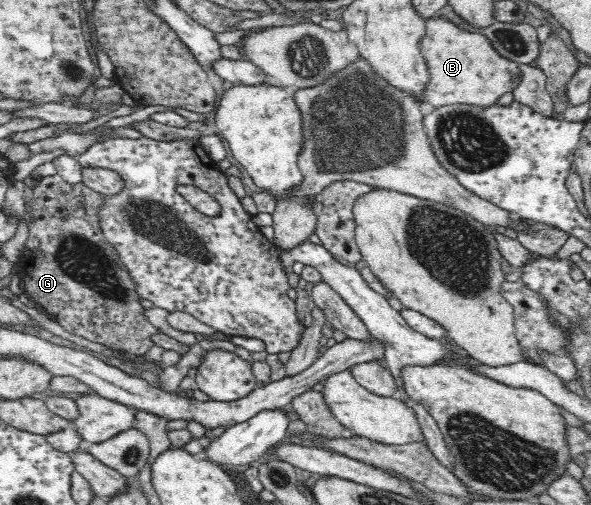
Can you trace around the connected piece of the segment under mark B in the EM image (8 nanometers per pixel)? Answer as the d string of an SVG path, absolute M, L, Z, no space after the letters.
M440 16L426 19L425 28L425 36L419 41L429 73L427 86L420 98L423 102L435 107L454 102L492 106L498 97L507 92L513 93L524 78L519 64L498 54L479 30L464 30L459 24Z

